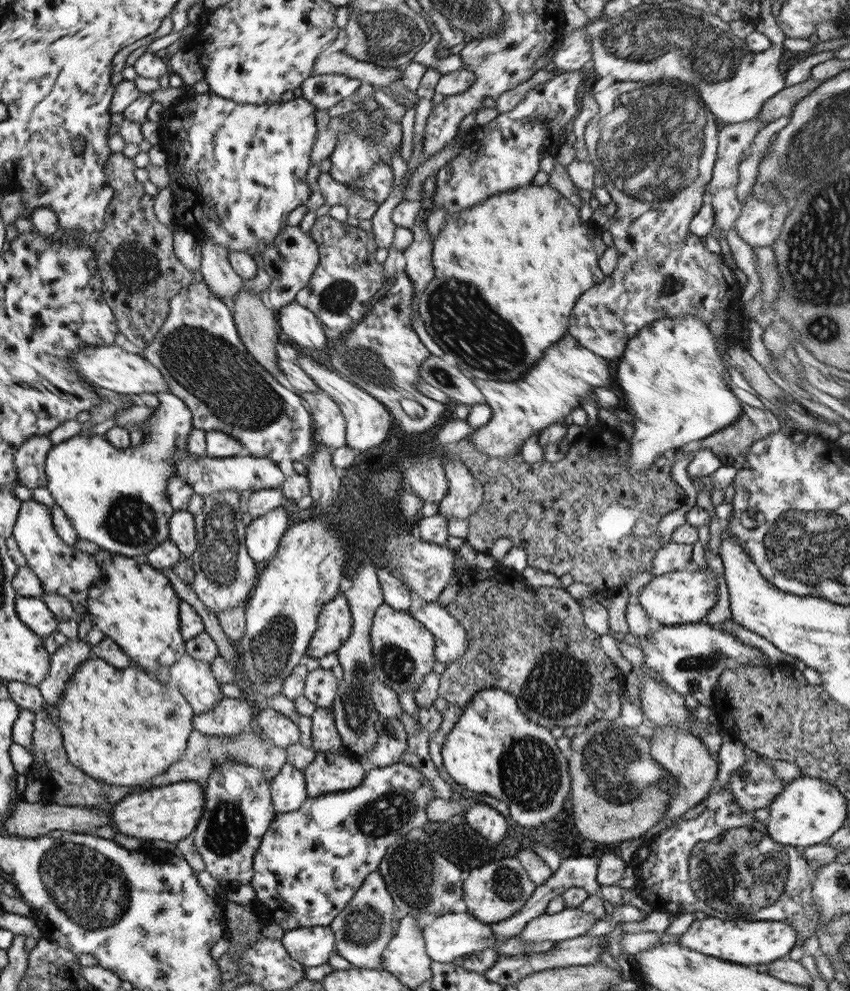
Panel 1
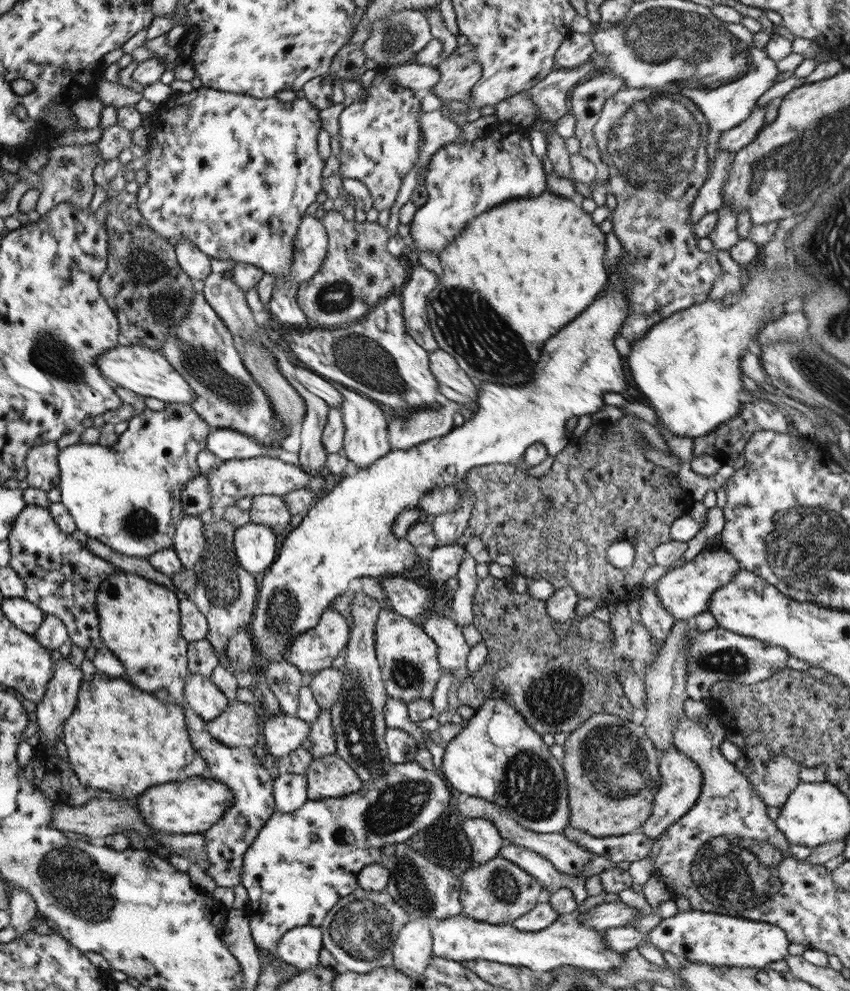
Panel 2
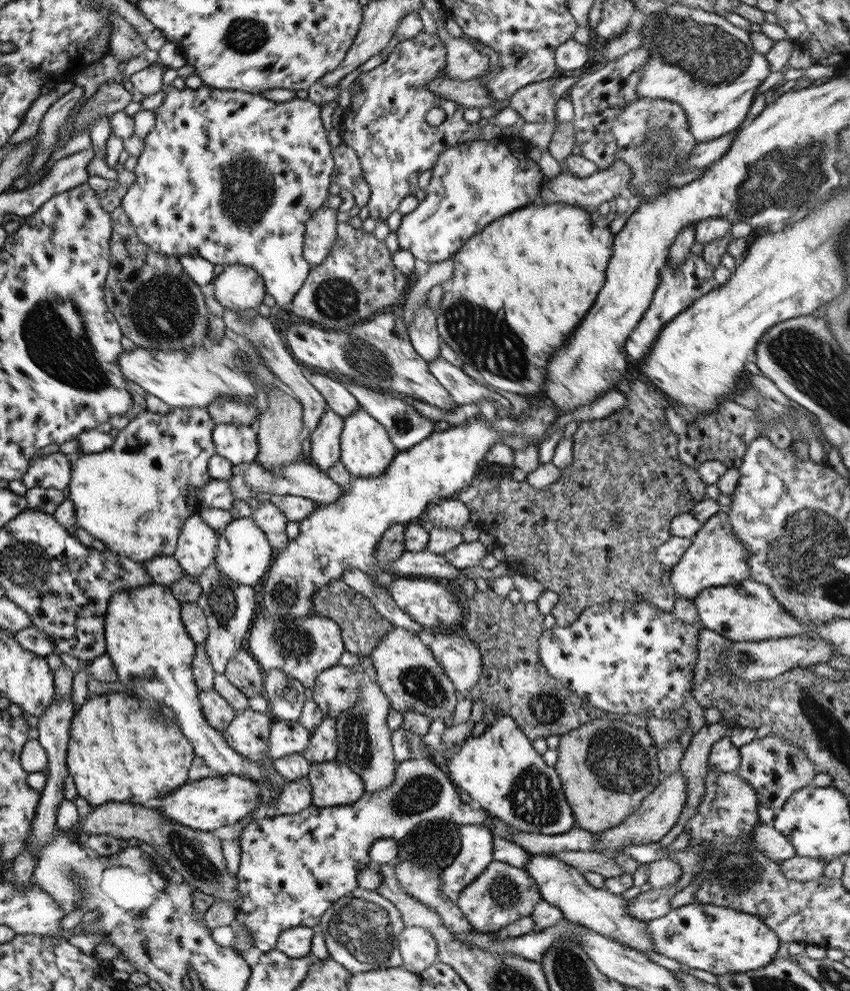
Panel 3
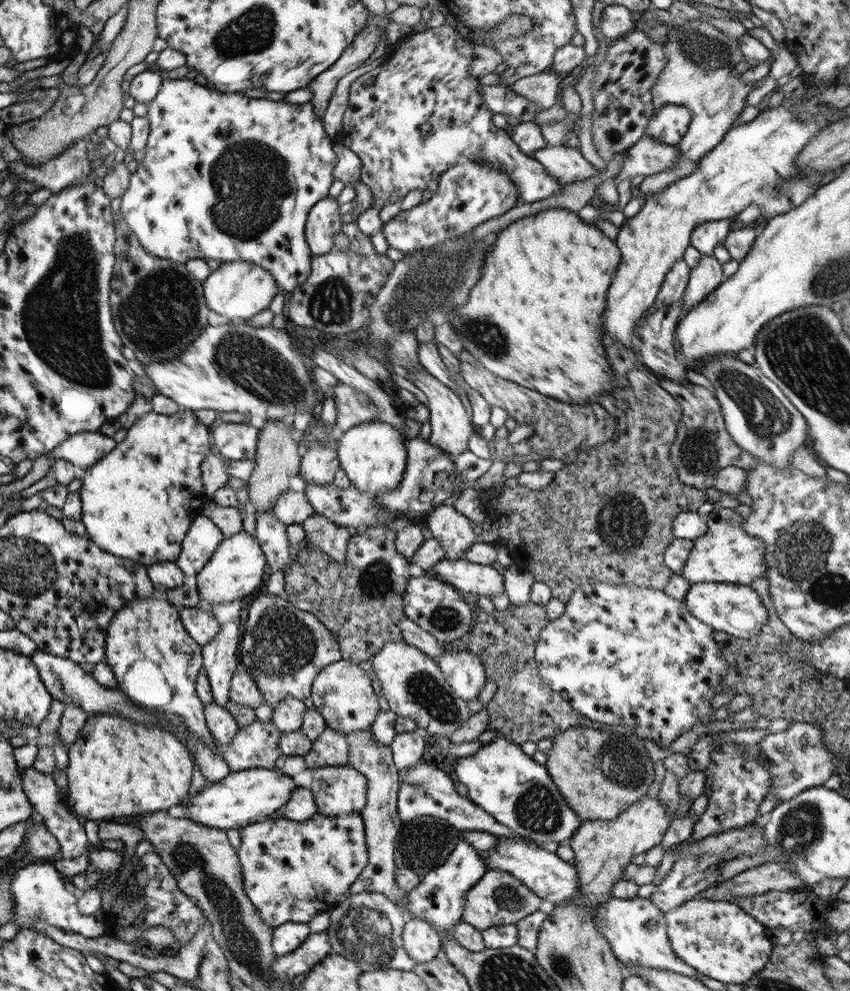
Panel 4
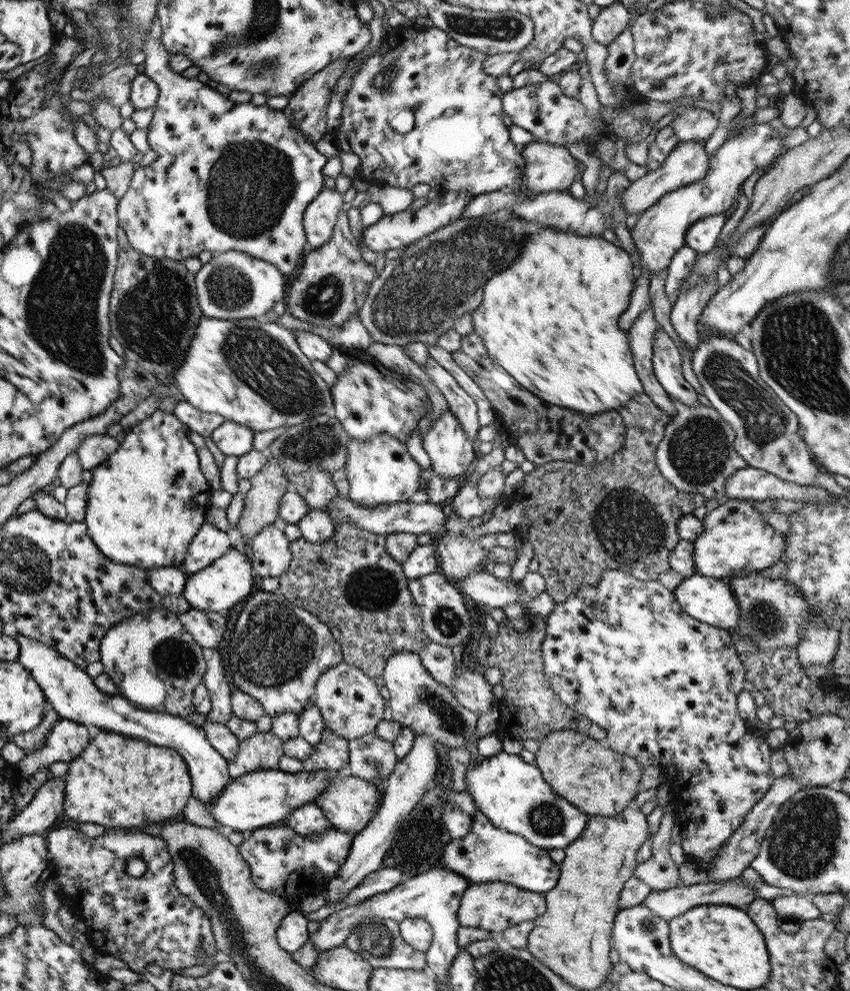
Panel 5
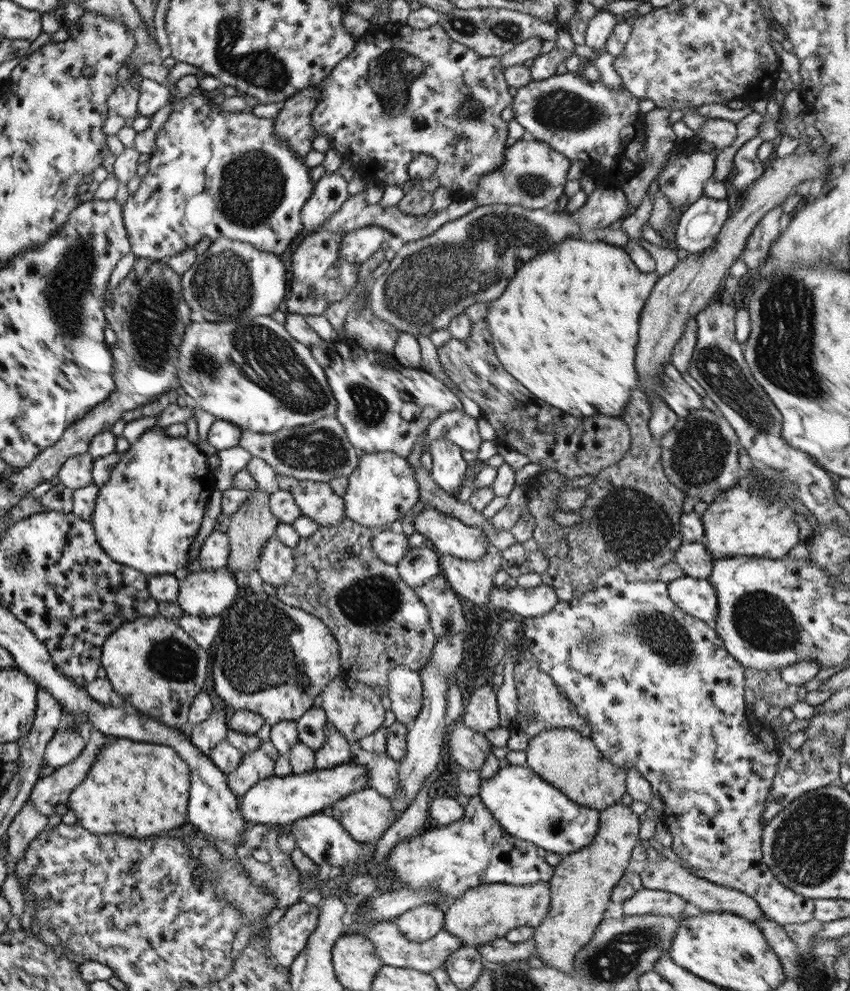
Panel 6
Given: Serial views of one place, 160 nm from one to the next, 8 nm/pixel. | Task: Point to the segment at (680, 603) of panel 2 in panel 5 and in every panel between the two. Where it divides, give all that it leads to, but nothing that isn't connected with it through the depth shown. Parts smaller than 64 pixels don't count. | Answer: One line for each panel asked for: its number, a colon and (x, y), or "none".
3: (715, 557)
4: (724, 554)
5: (735, 539)

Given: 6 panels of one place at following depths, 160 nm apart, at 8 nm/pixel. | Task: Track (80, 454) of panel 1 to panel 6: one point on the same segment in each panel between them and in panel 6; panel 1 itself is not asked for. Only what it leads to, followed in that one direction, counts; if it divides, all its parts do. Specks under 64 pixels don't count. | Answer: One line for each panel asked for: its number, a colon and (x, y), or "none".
2: (128, 496)
3: (134, 497)
4: (137, 502)
5: (146, 501)
6: (146, 515)

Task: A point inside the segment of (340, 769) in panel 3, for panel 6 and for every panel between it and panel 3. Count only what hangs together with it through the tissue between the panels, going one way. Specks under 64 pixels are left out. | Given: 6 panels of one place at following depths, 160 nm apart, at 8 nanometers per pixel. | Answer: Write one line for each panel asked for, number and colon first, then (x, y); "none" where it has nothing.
4: (336, 789)
5: (347, 803)
6: (365, 815)

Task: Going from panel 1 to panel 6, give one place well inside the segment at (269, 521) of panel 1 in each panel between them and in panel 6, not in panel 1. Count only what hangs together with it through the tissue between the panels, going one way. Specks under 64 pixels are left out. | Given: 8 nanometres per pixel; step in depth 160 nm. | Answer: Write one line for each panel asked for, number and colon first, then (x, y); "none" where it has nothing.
2: (254, 545)
3: (243, 555)
4: (234, 570)
5: (227, 580)
6: (207, 593)

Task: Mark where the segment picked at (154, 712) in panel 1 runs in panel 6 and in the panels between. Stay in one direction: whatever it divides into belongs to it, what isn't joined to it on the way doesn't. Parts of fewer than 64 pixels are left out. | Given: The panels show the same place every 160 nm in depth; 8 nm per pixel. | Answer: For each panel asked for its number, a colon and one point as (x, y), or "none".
2: (118, 738)
3: (120, 750)
4: (116, 768)
5: (119, 782)
6: (136, 789)

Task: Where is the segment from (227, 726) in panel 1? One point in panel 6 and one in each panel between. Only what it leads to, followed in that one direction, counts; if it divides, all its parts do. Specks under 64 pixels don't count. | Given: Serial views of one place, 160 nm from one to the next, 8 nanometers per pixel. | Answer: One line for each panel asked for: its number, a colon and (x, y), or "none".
2: (236, 726)
3: (247, 734)
4: (254, 746)
5: (261, 751)
6: (258, 764)

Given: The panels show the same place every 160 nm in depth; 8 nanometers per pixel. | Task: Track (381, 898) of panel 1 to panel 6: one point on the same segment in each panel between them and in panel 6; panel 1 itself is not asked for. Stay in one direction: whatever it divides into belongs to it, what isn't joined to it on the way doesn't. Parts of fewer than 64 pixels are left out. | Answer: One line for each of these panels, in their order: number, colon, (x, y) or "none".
2: (358, 931)
3: (360, 930)
4: (365, 928)
5: (377, 940)
6: (391, 947)

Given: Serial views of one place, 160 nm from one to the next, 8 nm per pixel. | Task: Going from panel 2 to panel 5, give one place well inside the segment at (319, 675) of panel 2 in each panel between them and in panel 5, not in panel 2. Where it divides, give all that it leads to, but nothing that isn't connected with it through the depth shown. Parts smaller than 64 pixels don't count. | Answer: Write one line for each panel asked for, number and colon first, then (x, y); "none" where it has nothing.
3: (335, 689)
4: (342, 693)
5: (350, 704)

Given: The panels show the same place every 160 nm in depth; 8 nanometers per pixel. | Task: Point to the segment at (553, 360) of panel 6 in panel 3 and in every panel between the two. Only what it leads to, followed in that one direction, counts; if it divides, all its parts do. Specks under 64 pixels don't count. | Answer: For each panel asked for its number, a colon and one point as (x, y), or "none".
3: (538, 269)
4: (534, 316)
5: (571, 288)

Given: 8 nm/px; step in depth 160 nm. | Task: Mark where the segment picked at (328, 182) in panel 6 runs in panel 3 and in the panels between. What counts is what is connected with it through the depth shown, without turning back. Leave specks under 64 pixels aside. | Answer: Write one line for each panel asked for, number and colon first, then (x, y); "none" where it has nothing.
3: (319, 235)
4: (322, 222)
5: (319, 216)

